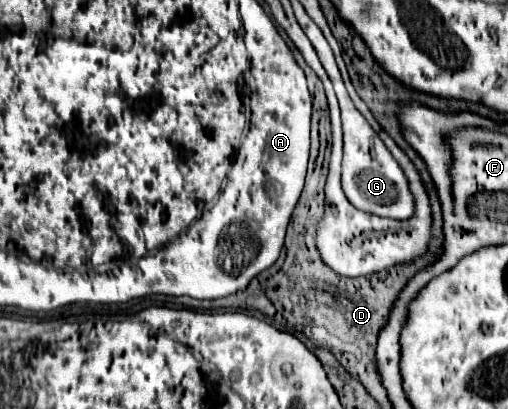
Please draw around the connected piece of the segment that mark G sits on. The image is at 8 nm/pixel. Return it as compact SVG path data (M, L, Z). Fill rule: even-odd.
M337 77L333 81L339 105L341 105L341 119L343 119L343 135L345 135L345 153L343 153L343 175L341 185L347 199L373 215L389 217L389 219L411 219L415 213L415 199L409 191L409 183L401 165L383 145L379 135L371 129L367 119L357 111L353 105L343 81Z

